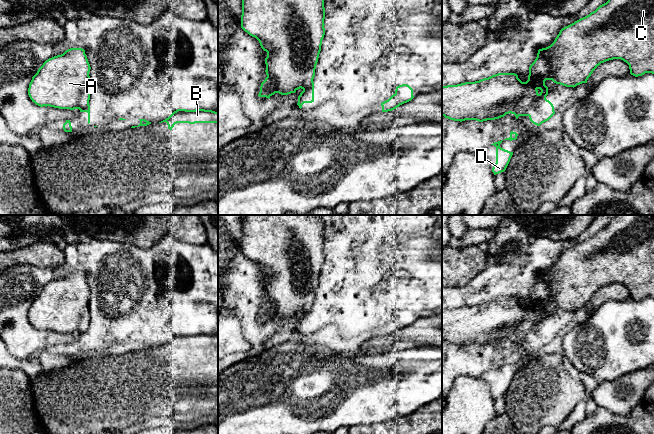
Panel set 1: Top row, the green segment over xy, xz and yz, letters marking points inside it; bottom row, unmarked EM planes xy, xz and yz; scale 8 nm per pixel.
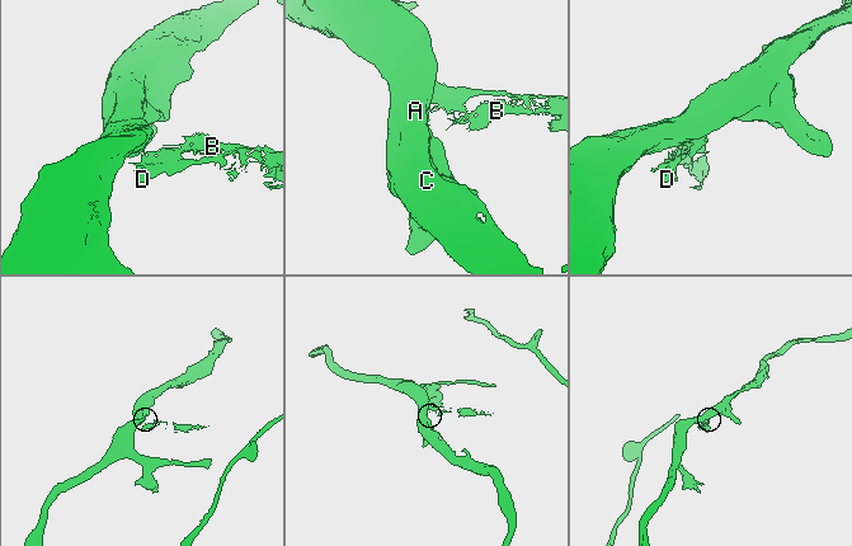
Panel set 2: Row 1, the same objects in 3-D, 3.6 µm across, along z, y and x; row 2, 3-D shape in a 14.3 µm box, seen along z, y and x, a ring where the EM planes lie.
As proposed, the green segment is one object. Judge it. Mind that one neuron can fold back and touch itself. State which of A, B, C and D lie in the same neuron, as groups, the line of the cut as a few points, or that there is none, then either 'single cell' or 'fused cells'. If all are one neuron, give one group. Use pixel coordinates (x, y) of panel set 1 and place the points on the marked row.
groups A C / B D; cut yz (529, 75), (542, 94), (510, 112); fused cells

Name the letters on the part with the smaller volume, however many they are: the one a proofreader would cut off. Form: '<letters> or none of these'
B, D

